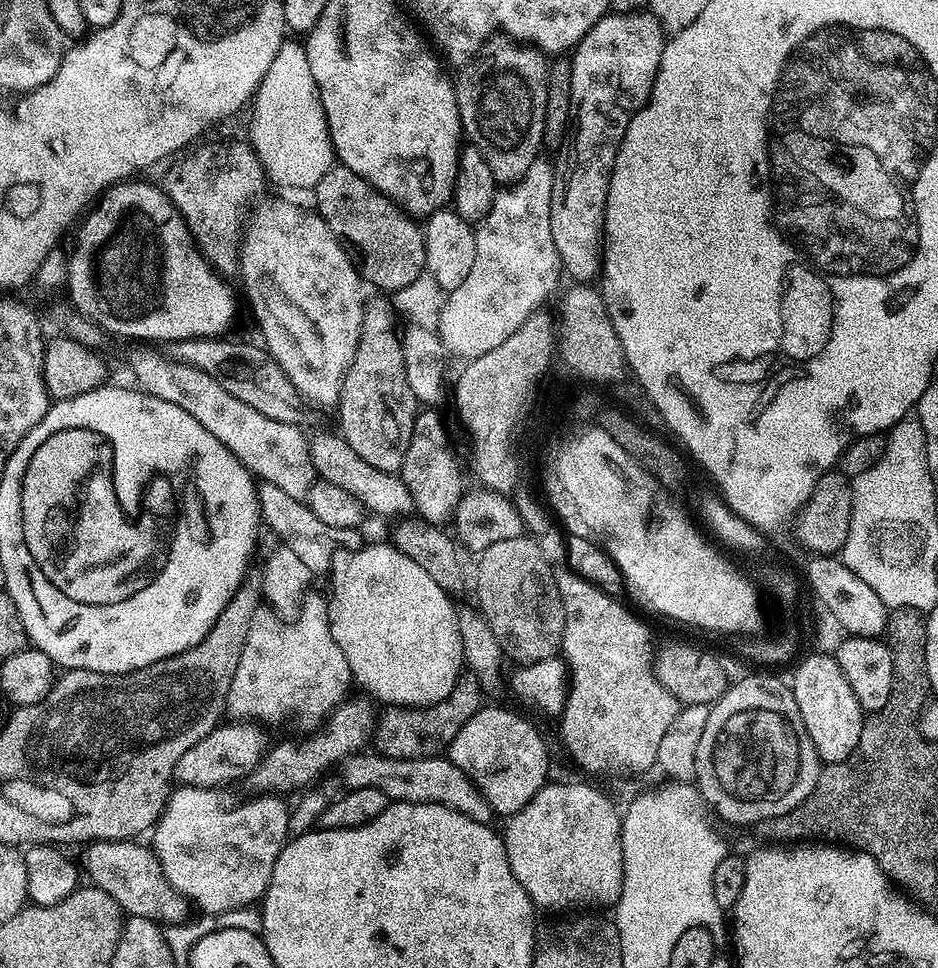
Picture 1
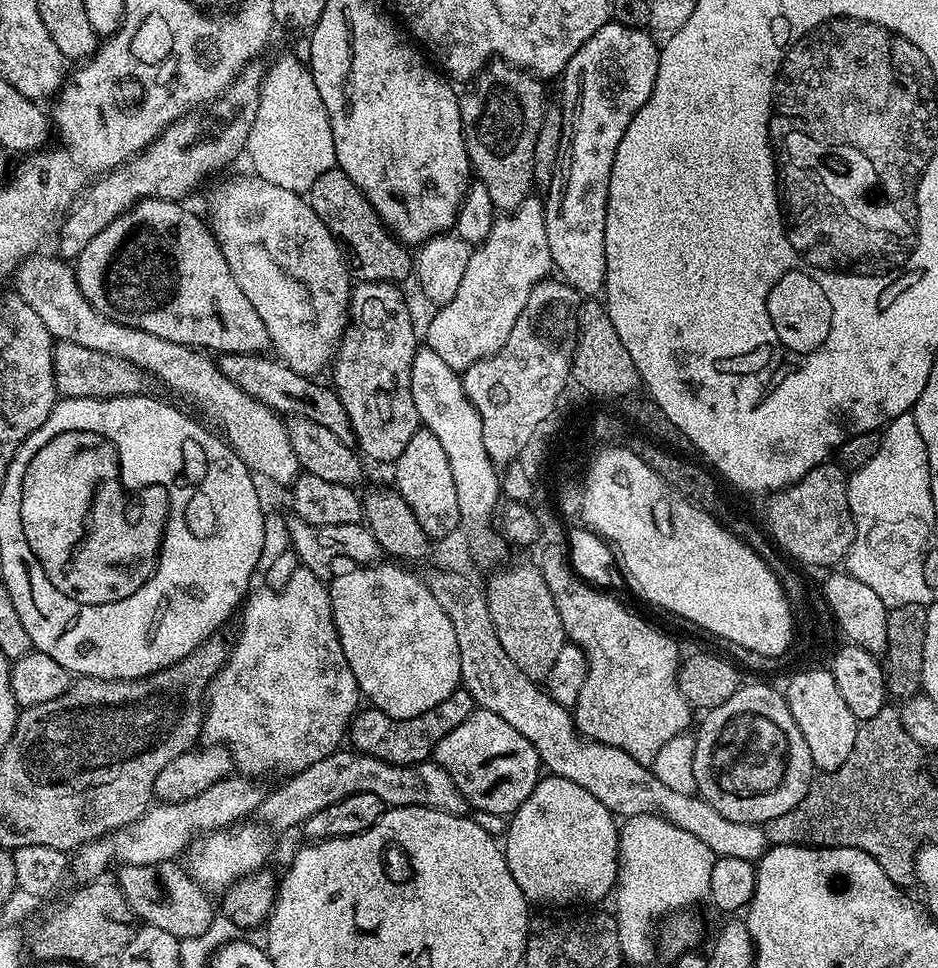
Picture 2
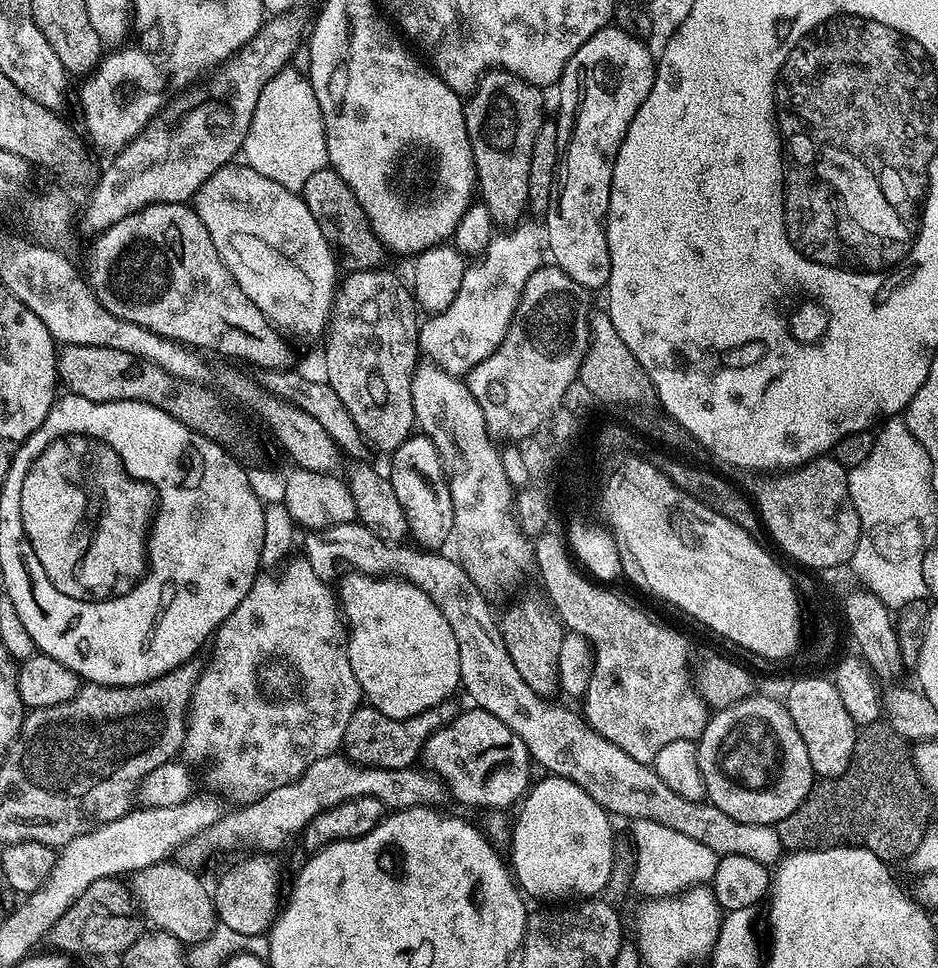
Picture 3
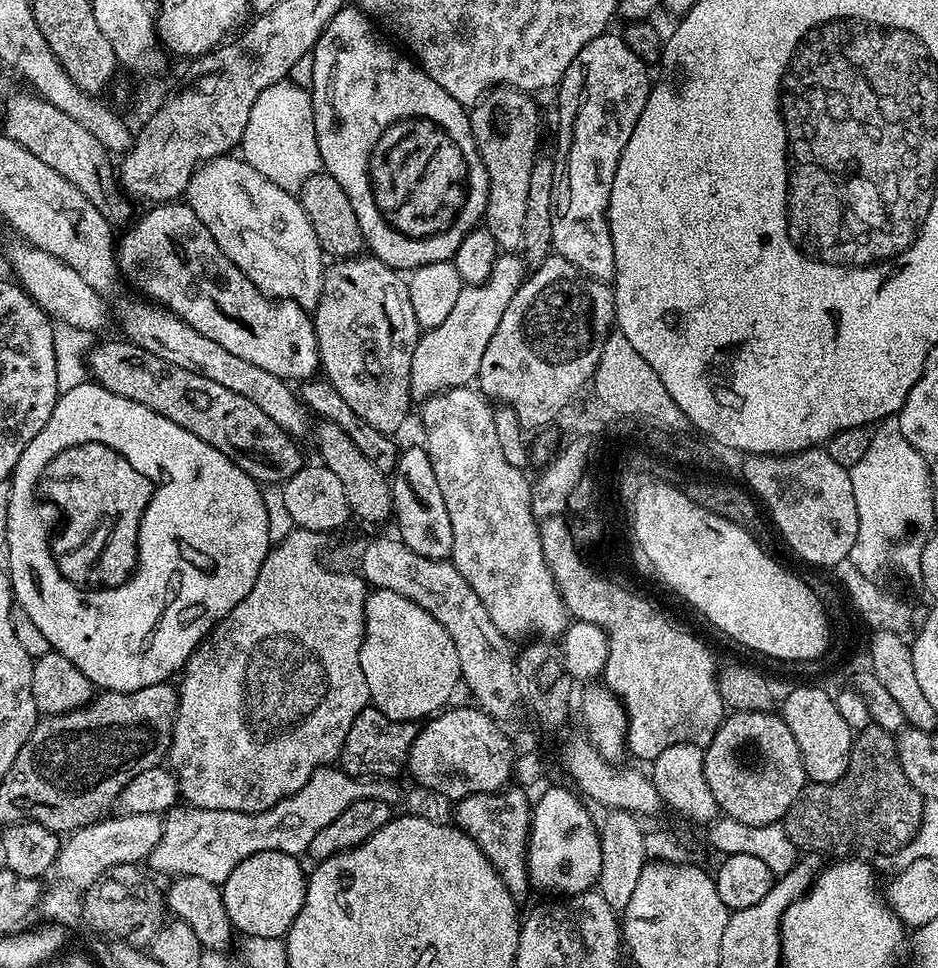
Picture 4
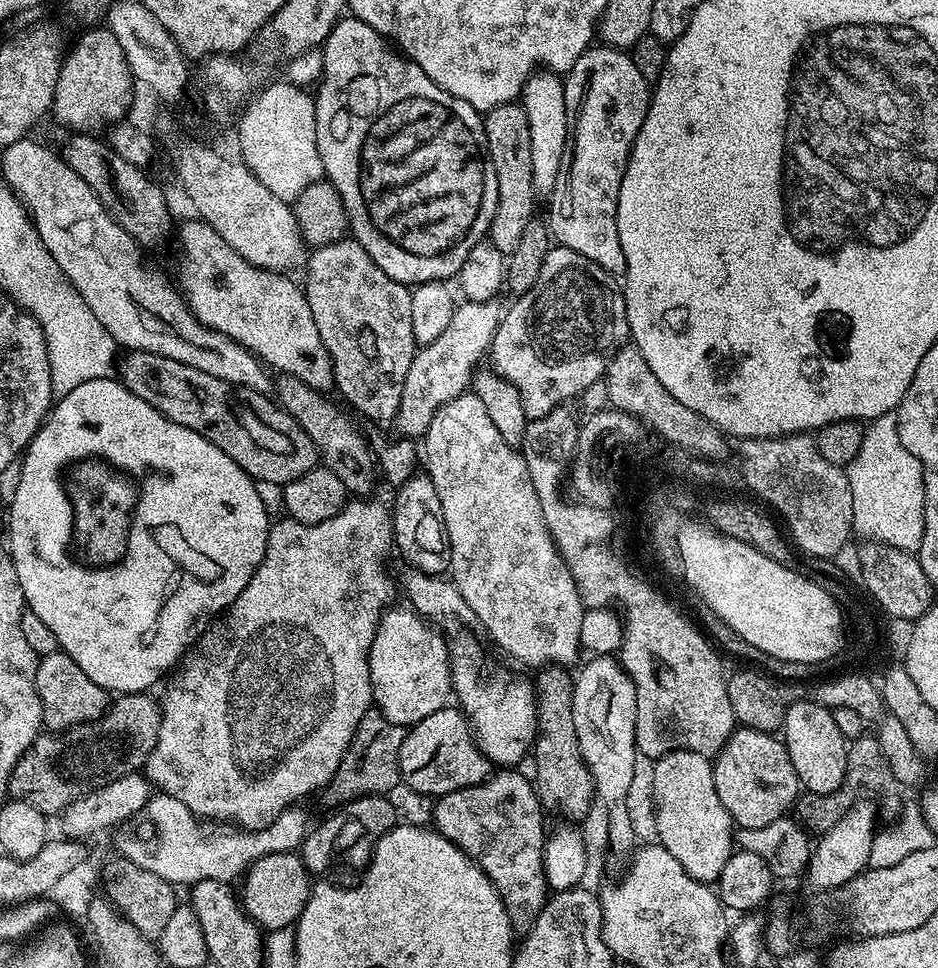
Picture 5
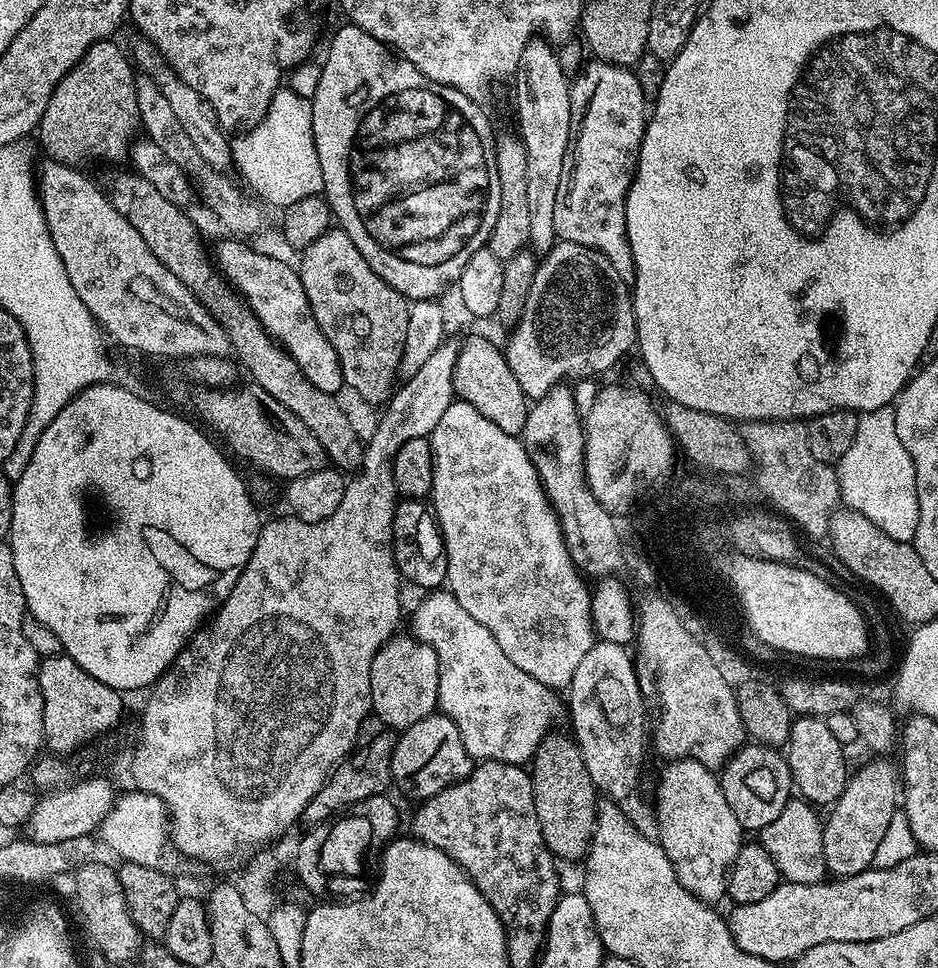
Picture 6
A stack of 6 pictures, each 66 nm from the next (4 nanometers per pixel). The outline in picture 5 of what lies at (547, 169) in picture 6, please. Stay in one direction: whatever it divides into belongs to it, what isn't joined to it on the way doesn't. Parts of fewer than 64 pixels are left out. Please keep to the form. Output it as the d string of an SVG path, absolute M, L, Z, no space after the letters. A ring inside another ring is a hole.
M538 70L528 77L520 95L530 129L531 178L537 195L544 196L556 186L564 168L570 140L570 112L566 108L566 92L557 73Z

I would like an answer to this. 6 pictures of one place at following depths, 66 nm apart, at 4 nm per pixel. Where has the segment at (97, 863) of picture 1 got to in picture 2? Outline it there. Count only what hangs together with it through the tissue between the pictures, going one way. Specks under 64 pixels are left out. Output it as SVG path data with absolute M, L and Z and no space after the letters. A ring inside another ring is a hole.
M171 860L160 864L126 864L119 869L118 883L137 921L158 926L158 930L166 930L166 934L174 934L181 941L206 931L214 911L208 901L209 893L178 865Z

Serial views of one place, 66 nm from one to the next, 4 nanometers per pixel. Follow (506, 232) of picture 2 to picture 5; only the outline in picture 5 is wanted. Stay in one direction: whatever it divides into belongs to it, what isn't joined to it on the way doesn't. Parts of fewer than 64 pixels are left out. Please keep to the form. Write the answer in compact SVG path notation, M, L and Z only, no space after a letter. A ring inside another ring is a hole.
M496 300L461 303L446 330L434 342L417 351L410 362L410 370L406 370L402 402L398 402L398 414L394 421L401 437L423 437L438 409L469 391L478 368L476 363L491 349L496 327L500 324L502 308L498 305Z

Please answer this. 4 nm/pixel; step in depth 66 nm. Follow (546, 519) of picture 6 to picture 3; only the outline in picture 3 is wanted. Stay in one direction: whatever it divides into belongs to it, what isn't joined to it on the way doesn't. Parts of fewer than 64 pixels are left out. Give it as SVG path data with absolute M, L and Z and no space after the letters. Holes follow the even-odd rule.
M428 362L412 376L412 405L419 431L434 442L438 458L448 479L450 502L454 510L455 559L470 574L474 586L495 598L499 592L512 592L524 572L534 568L534 544L521 528L514 511L514 489L502 470L500 448L484 424L482 406L459 376L451 376Z

